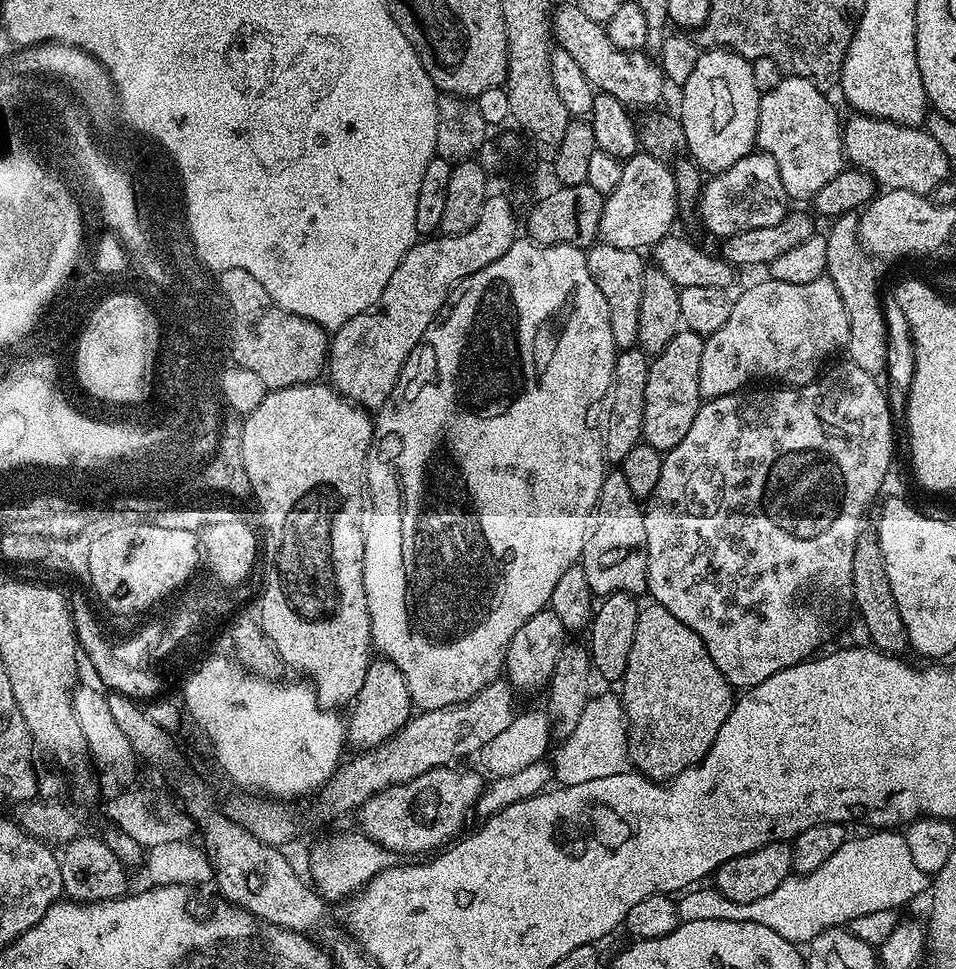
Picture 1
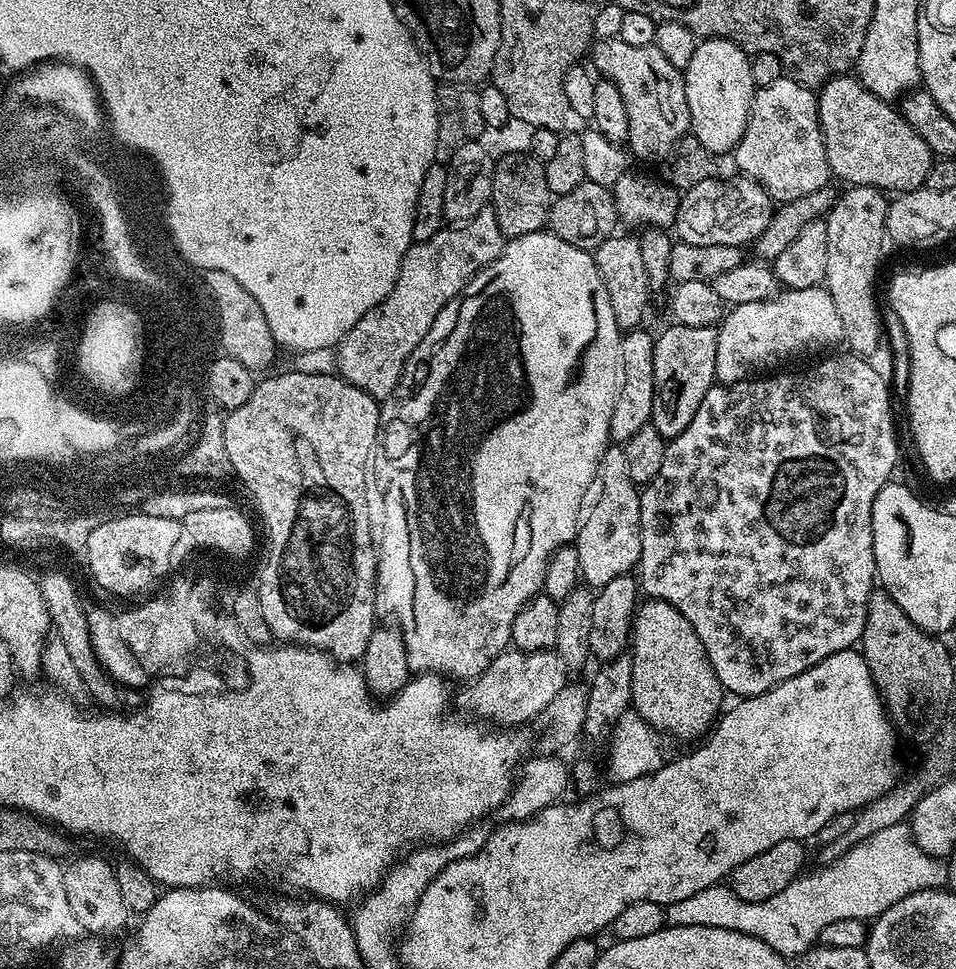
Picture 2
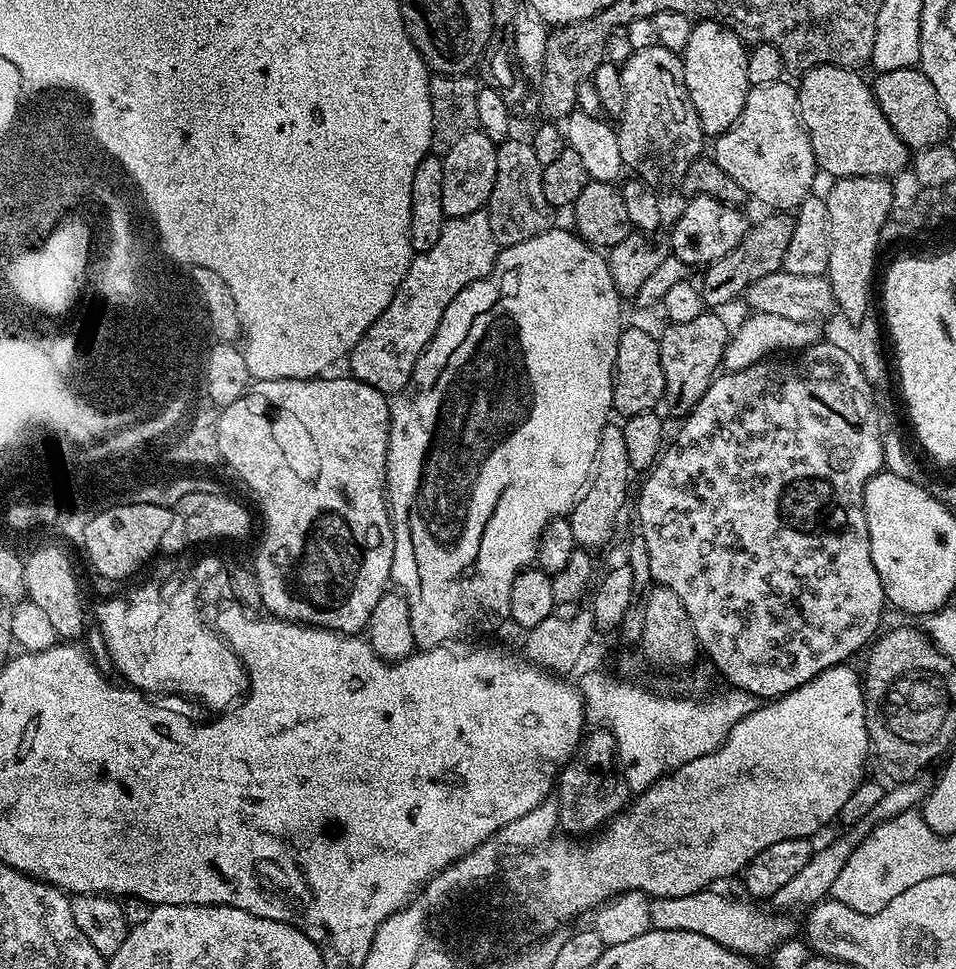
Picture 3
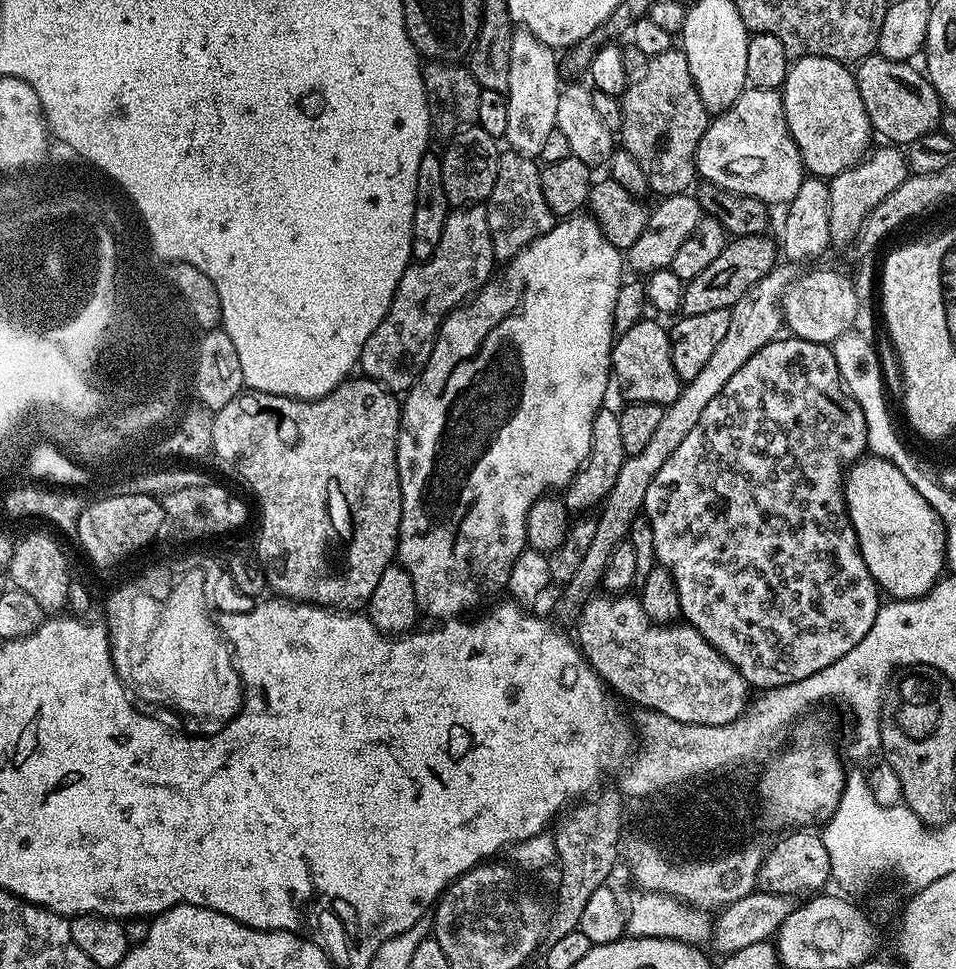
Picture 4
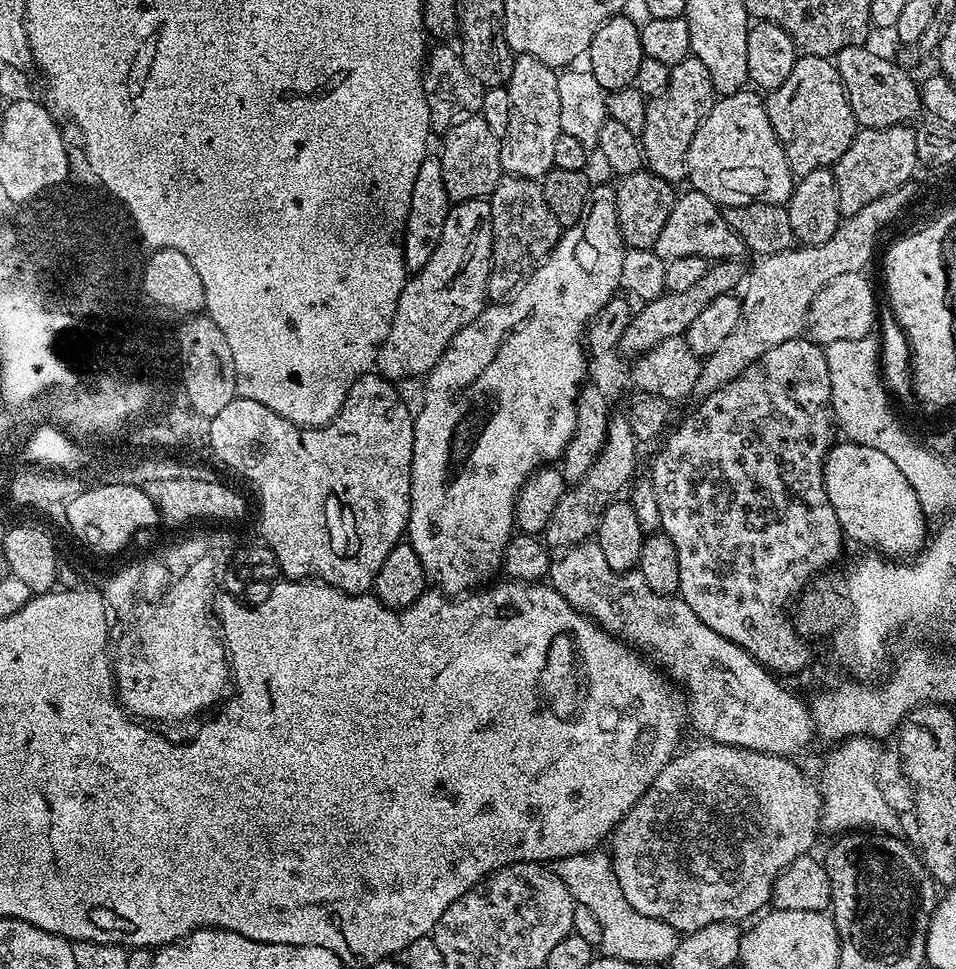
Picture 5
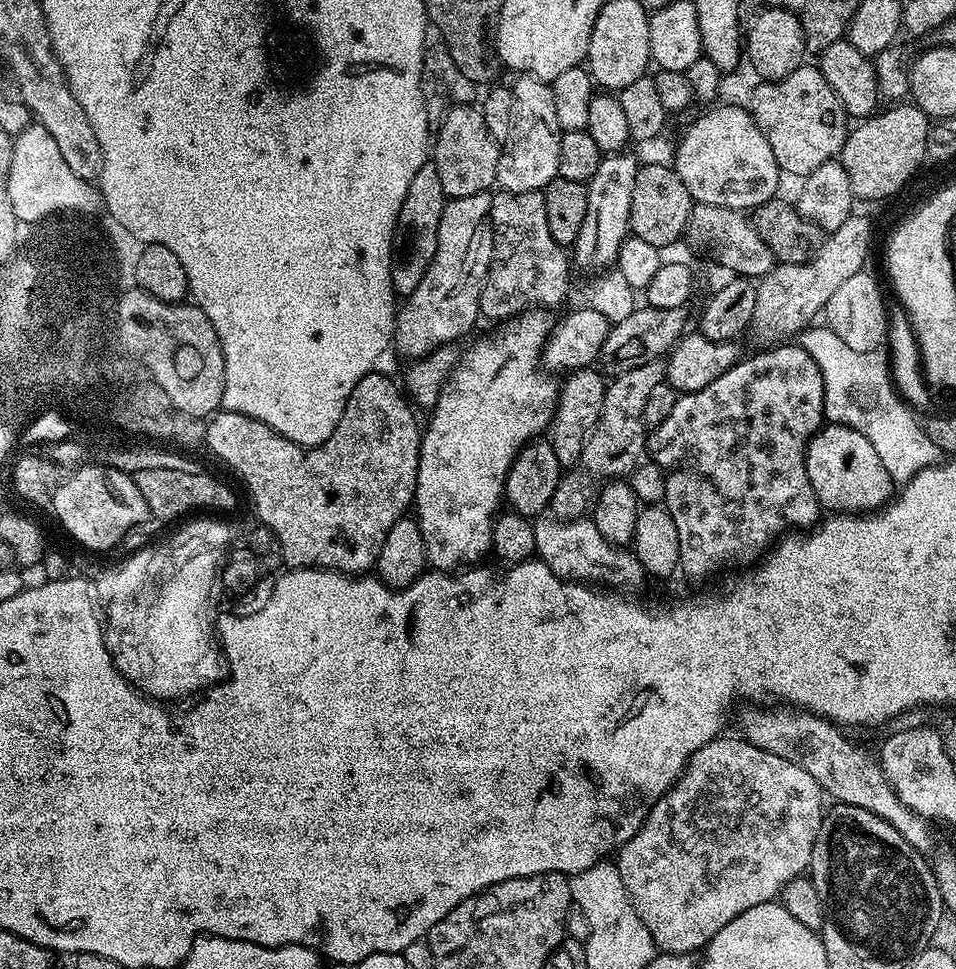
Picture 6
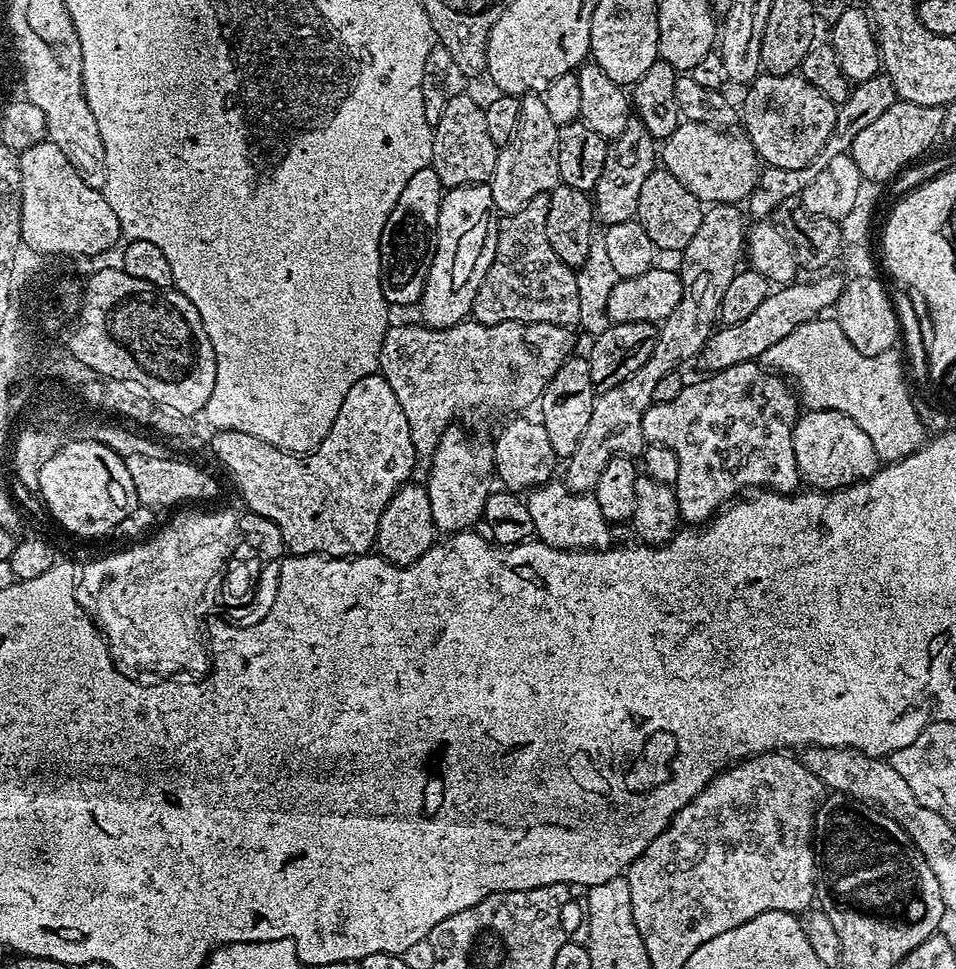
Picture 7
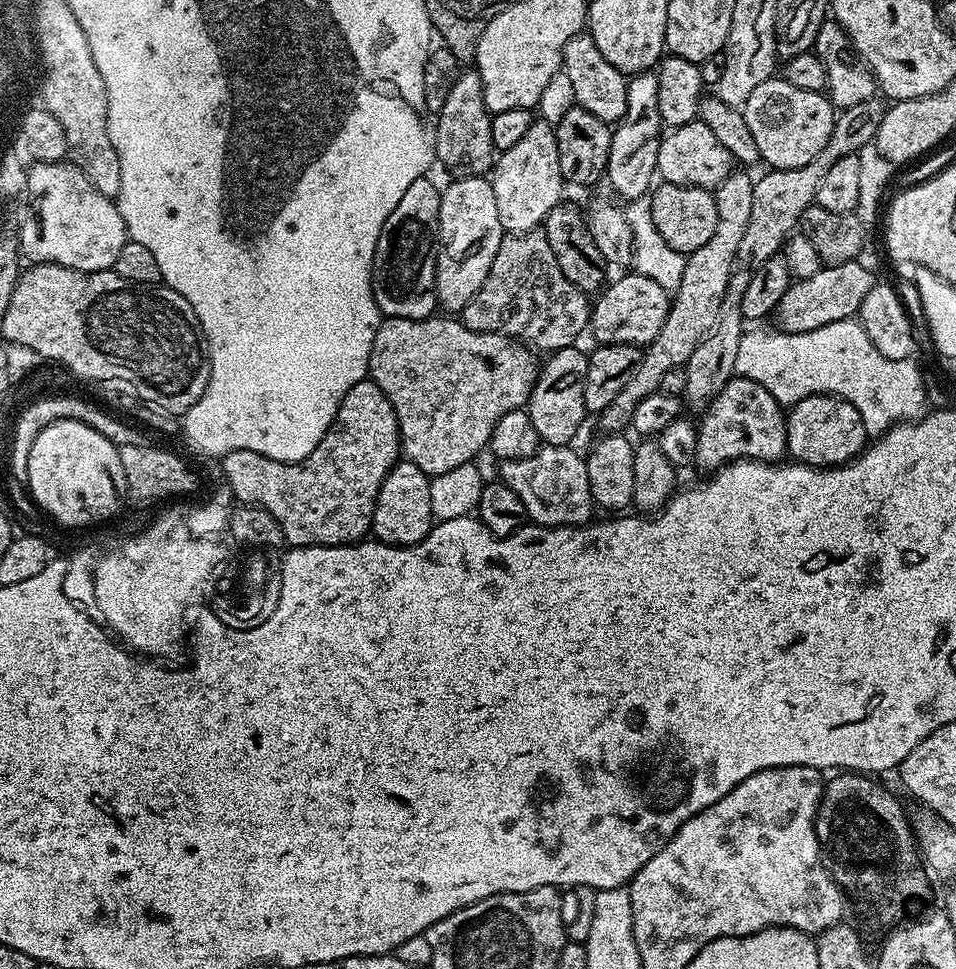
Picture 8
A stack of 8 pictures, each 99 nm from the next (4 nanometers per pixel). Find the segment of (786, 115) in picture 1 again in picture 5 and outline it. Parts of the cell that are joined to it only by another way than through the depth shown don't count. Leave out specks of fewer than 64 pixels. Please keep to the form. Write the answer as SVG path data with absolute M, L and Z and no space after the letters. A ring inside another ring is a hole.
M756 90L720 96L698 126L685 156L686 180L695 191L721 206L742 204L787 205L794 177L780 140L770 126L768 105Z

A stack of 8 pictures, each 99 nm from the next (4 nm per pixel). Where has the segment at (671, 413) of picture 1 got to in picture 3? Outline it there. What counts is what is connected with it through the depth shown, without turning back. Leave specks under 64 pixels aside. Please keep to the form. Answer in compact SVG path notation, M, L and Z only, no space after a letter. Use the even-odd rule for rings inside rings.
M706 310L690 322L669 323L664 333L659 333L662 374L666 378L663 403L677 418L683 418L706 394L721 371L724 351L730 339L730 327L716 310Z

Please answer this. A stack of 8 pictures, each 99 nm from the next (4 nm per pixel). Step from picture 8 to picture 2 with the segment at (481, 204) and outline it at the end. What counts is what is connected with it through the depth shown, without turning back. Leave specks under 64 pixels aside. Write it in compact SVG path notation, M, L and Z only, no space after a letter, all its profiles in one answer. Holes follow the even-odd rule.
M489 206L478 210L472 220L459 226L445 226L438 234L434 234L434 238L411 244L402 258L394 290L390 290L390 294L382 303L374 306L374 310L362 314L362 318L358 318L358 322L354 322L354 326L341 338L340 343L335 345L335 371L354 386L358 386L358 390L366 390L366 394L370 394L377 402L386 399L394 390L394 386L398 386L410 354L414 354L418 342L426 338L430 326L434 326L434 318L438 318L446 302L458 296L487 264L496 261L502 254L505 243L506 237L498 226L498 218L494 218L494 210Z

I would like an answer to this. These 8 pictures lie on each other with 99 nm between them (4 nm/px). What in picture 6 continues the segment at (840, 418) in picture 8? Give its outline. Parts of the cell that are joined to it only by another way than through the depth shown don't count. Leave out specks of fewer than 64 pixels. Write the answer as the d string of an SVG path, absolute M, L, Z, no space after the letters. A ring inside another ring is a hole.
M825 423L808 441L804 461L820 507L829 513L863 514L885 507L894 495L894 482L886 474L886 466L882 466L874 446L846 424Z

